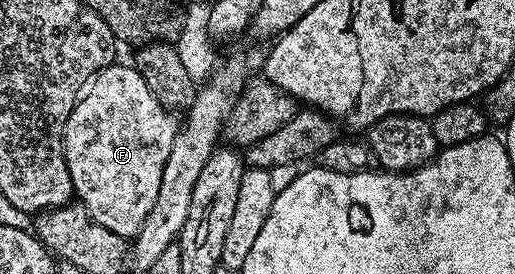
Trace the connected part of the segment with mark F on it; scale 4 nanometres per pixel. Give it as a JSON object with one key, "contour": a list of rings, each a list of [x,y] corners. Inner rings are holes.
{"contour":[[[112,62],[102,68],[93,77],[90,87],[75,101],[75,109],[69,114],[63,128],[63,153],[78,203],[84,204],[87,212],[101,222],[105,230],[113,230],[113,234],[124,238],[133,238],[157,202],[161,174],[165,170],[169,150],[173,150],[177,120],[171,117],[174,115],[168,109],[161,106],[161,102],[157,102],[157,98],[153,98],[153,90],[145,86],[145,78],[141,78],[134,66],[127,65],[126,68],[119,63]]]}

